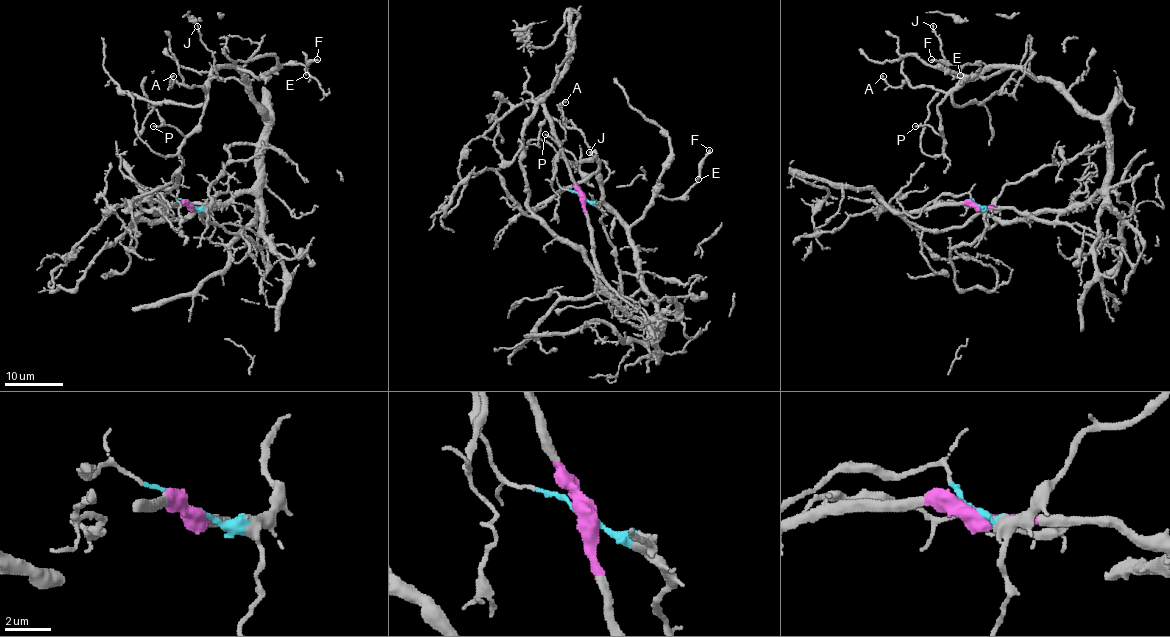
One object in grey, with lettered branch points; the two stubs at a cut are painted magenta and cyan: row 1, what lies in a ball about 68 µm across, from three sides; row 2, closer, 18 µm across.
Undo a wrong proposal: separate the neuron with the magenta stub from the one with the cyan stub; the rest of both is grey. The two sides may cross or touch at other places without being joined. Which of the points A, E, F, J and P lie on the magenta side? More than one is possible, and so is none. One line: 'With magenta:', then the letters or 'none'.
With magenta: none

